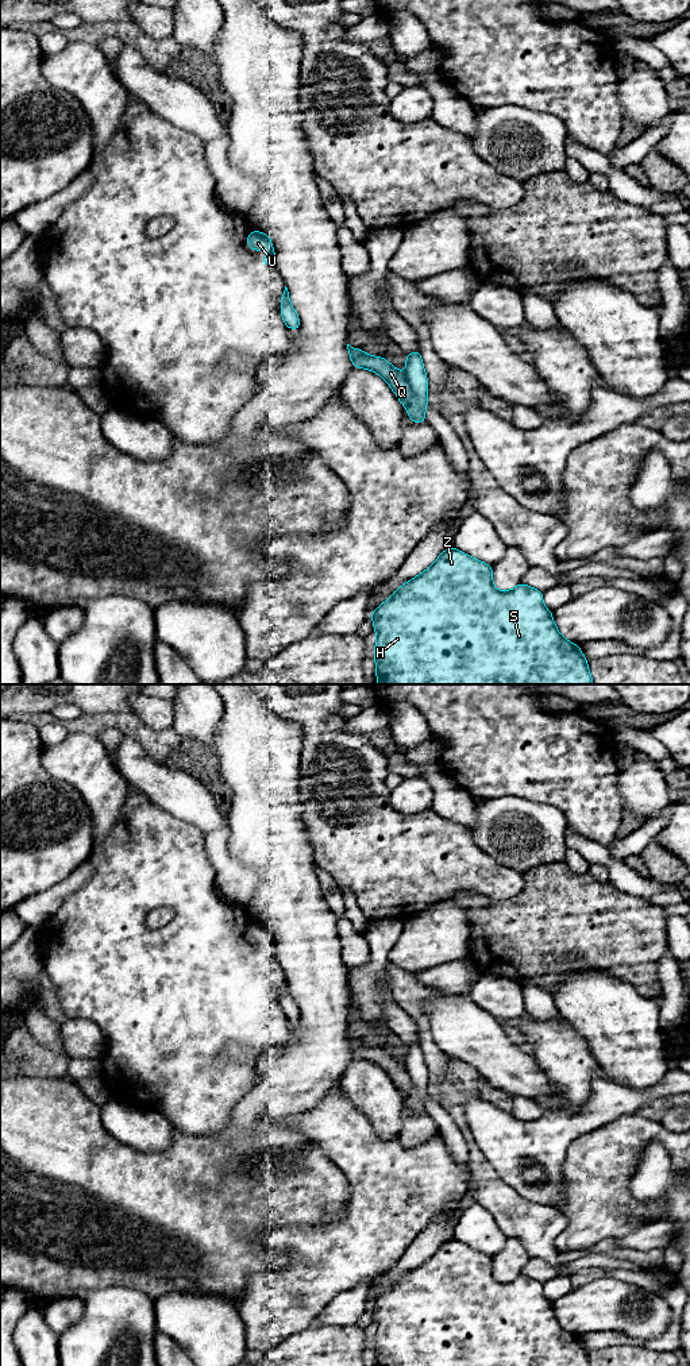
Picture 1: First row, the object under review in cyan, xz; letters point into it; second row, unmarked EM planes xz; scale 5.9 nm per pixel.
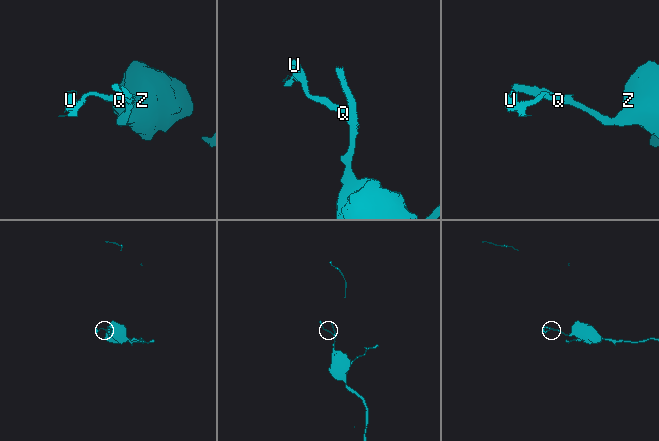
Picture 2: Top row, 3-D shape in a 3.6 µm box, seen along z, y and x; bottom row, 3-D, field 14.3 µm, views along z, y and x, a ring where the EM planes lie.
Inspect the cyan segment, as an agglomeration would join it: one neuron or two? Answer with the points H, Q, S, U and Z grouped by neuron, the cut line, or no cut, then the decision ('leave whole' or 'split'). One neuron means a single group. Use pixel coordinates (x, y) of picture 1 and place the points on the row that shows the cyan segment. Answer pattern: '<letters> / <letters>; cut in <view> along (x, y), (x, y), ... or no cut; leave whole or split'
H S Z / Q U; cut in xz along (404, 374), (415, 396), (407, 405); split

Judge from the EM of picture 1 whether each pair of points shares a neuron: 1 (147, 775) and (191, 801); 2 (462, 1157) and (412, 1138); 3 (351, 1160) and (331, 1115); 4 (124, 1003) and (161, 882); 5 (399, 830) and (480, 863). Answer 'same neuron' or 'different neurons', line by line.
1: same neuron
2: different neurons
3: same neuron
4: same neuron
5: same neuron

